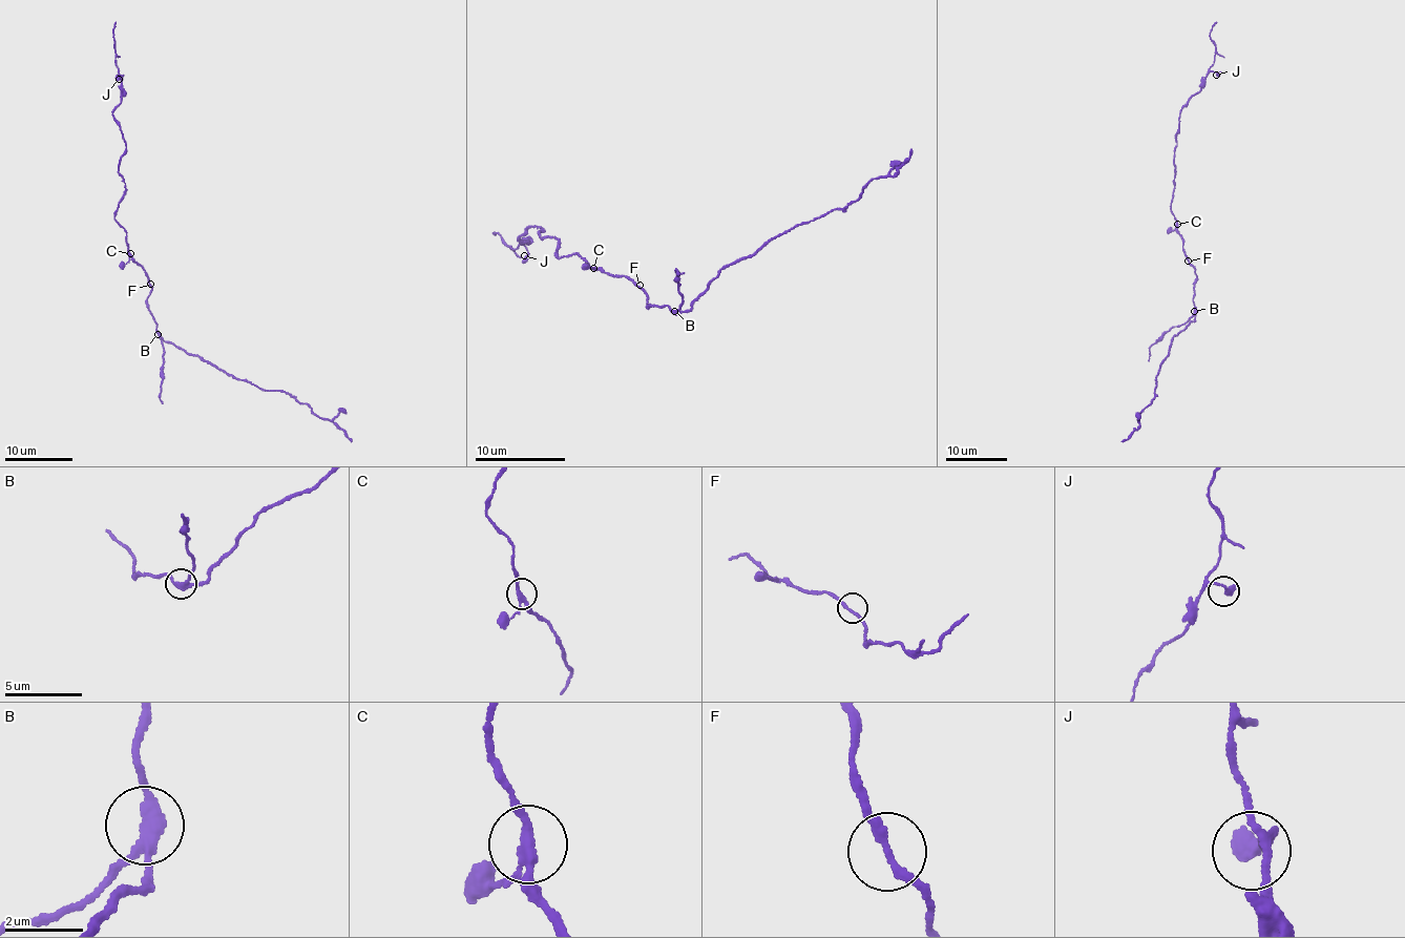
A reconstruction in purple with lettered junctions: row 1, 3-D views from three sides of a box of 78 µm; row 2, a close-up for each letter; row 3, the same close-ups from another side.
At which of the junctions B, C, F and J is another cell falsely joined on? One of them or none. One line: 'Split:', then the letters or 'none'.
Split: B

